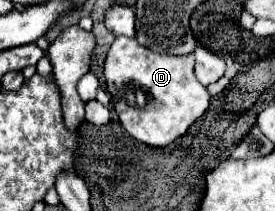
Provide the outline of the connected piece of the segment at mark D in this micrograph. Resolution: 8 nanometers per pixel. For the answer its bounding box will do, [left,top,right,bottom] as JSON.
[104,36,210,148]

